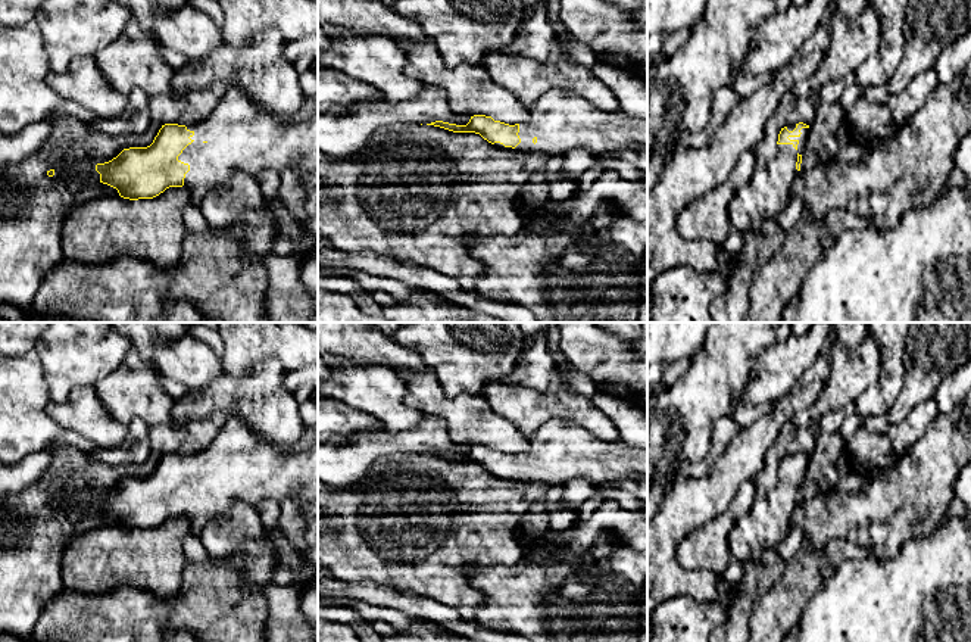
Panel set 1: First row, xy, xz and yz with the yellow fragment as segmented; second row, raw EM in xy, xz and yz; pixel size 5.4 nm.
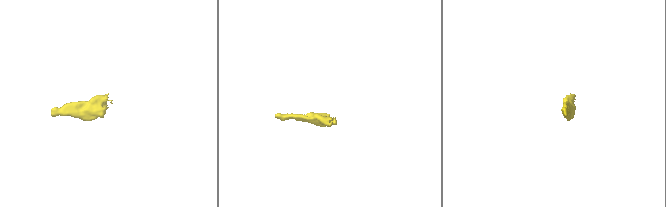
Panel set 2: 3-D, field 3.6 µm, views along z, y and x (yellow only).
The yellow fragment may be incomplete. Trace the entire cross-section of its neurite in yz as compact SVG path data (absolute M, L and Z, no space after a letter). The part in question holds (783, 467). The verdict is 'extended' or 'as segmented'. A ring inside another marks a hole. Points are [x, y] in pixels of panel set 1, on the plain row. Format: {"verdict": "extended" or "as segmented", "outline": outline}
{"verdict": "extended", "outline": "M790 452L778 464L775 486L771 490L756 487L750 511L734 523L728 535L733 560L761 562L768 548L789 537L808 464L809 455Z"}

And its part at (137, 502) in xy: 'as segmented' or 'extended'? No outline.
extended

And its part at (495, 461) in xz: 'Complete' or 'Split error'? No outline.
Split error

